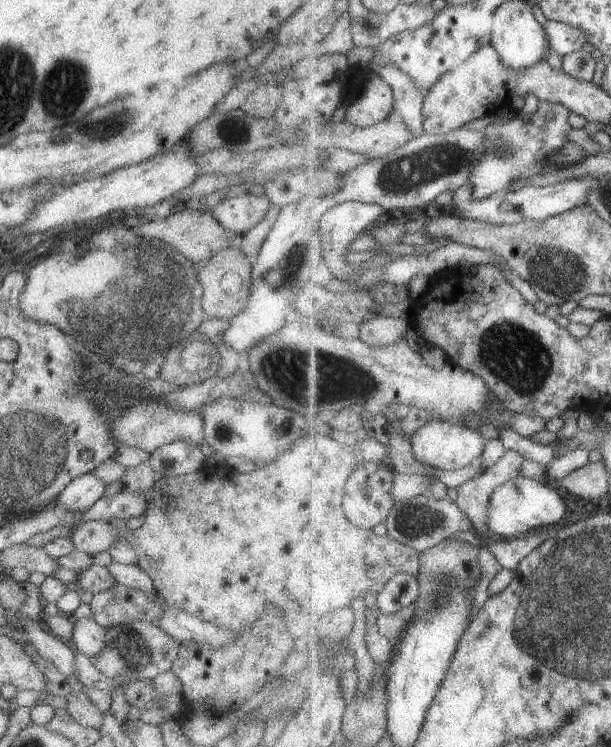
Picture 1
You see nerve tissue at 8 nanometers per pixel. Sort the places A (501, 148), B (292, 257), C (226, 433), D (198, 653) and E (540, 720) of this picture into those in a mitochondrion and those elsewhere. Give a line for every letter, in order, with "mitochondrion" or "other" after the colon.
A: mitochondrion
B: mitochondrion
C: mitochondrion
D: other
E: other

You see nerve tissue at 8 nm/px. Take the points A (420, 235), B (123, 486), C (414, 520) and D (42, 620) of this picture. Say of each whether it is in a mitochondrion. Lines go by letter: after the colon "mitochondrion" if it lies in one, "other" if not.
A: other
B: other
C: mitochondrion
D: other

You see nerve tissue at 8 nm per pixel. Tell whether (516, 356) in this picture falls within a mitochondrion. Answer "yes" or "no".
yes

